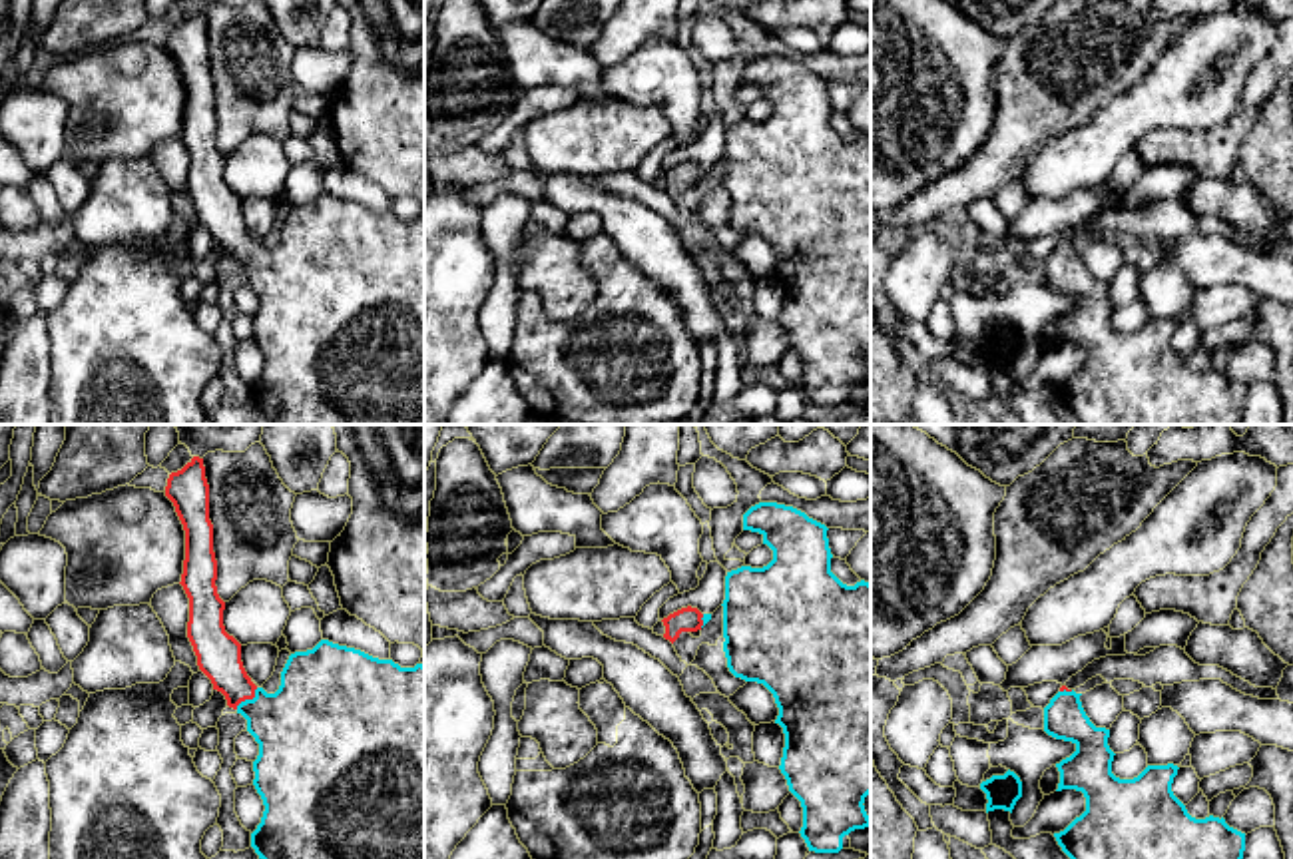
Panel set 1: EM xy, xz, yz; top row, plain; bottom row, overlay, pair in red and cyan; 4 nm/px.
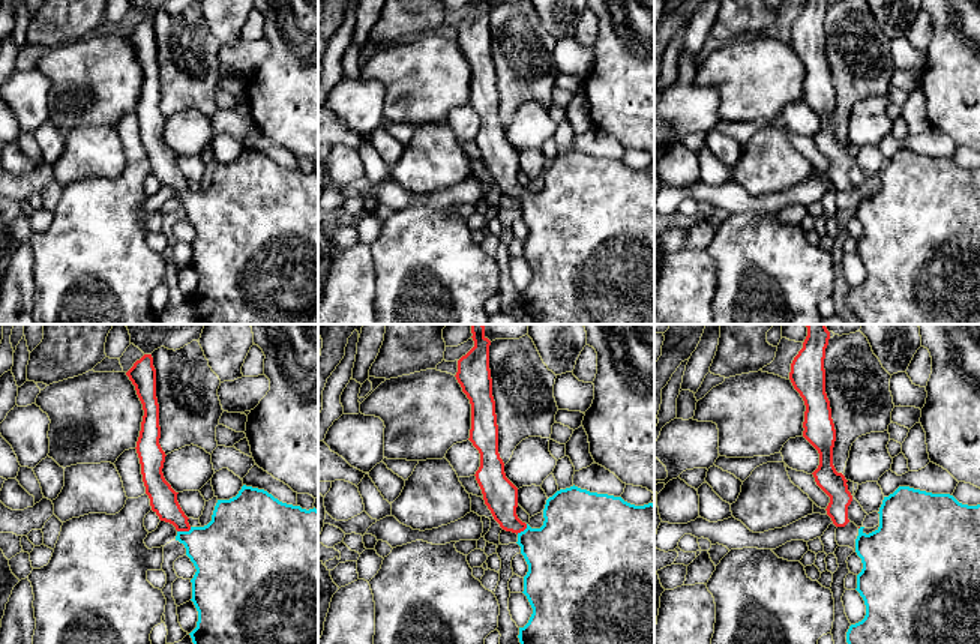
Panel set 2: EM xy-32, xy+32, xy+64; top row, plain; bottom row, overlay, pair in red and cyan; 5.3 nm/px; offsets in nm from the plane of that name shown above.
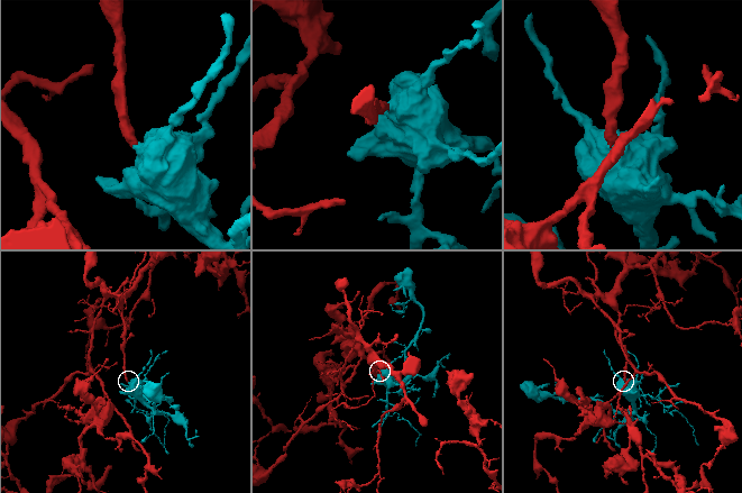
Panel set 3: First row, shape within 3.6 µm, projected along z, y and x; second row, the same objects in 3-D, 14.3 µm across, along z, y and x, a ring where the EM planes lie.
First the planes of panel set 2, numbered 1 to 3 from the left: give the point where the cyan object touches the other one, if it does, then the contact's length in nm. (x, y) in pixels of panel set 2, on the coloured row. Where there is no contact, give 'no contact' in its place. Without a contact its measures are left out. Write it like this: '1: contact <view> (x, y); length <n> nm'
1: contact xy-32 (183, 530); length 80 nm
2: contact xy+32 (523, 530); length 80 nm
3: no contact

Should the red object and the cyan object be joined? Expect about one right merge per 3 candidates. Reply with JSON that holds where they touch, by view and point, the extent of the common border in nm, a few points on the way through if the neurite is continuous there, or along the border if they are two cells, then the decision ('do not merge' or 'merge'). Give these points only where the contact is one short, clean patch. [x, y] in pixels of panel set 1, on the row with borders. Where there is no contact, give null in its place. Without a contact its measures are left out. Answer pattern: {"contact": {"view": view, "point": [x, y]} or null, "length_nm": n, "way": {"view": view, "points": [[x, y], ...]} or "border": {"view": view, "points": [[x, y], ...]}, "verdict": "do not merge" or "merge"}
{"contact": {"view": "xy", "point": [248, 698]}, "length_nm": 130, "way": {"view": "xy", "points": [[218, 654], [228, 676], [248, 698], [273, 720], [301, 728]]}, "verdict": "merge"}

